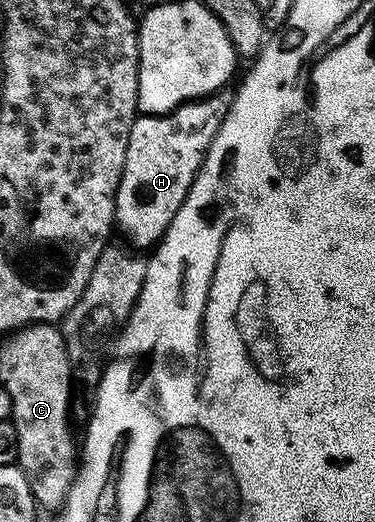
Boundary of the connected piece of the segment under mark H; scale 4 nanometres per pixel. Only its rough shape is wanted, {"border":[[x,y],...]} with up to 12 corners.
{"border":[[234,97],[136,115],[115,224],[151,250]]}

